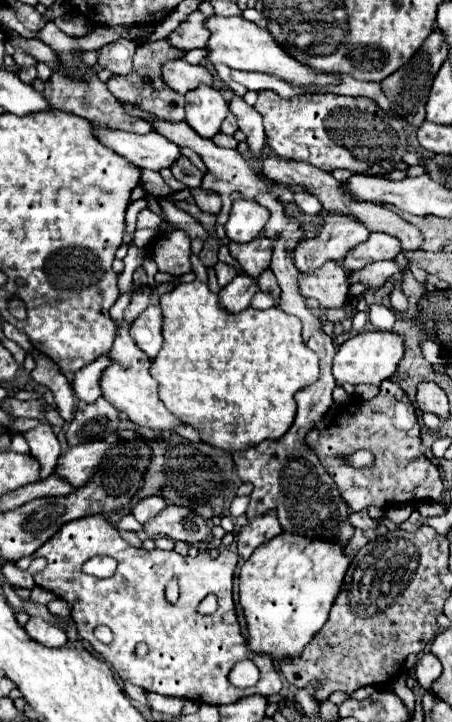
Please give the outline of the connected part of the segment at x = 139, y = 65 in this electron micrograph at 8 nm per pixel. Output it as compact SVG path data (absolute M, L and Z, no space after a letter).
M155 40L155 42L145 42L137 46L137 52L133 56L133 72L129 72L127 76L111 76L107 80L107 88L111 88L111 94L125 102L125 104L133 104L137 108L143 108L147 112L153 112L159 118L165 120L173 120L179 122L185 118L185 106L183 106L183 96L177 94L175 90L171 90L161 76L161 68L163 64L167 64L167 60L177 60L183 58L185 52L179 52L179 48L171 48L171 44L167 44L167 40Z

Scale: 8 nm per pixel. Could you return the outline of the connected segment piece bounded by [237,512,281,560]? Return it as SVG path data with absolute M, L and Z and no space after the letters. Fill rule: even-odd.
M265 512L263 516L249 520L247 526L243 526L237 534L237 550L241 558L247 560L259 544L275 538L277 534L281 534L281 526L277 522L275 512Z

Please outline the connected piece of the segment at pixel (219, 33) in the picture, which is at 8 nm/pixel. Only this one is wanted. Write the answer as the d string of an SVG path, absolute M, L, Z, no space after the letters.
M211 16L207 22L207 28L211 30L211 38L209 38L209 62L217 64L223 62L233 70L245 70L245 72L261 72L261 74L271 74L277 76L281 80L285 80L291 86L299 86L299 88L309 88L309 86L337 86L339 84L339 76L337 74L323 74L323 72L315 72L313 68L307 68L307 64L299 64L293 56L287 54L287 50L283 50L277 40L271 36L271 32L267 28L257 26L255 22L245 20L243 16L231 16L231 18L223 18L223 16Z

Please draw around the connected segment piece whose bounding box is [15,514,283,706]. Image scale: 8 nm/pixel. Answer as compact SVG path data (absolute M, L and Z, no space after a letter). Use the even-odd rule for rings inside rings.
M85 516L79 520L73 520L67 524L67 530L59 530L53 538L49 538L39 550L33 552L33 556L21 558L15 562L15 566L19 570L27 570L27 566L31 564L31 560L35 558L45 558L47 566L37 572L33 576L35 584L41 588L47 588L51 592L55 592L55 596L75 604L75 622L77 622L77 630L79 636L89 642L93 646L93 650L97 654L101 654L103 660L107 660L113 670L119 674L121 680L131 682L139 688L143 688L145 692L155 692L155 694L163 694L163 696L177 696L177 698L187 698L187 700L195 700L201 704L213 704L213 706L221 706L221 704L231 704L237 702L243 696L249 694L263 694L263 696L273 696L279 694L279 690L283 688L281 682L281 674L279 670L273 666L273 660L267 654L261 652L251 652L247 648L247 640L241 636L241 628L239 628L239 620L235 614L235 602L233 602L233 572L237 566L237 552L225 548L221 550L219 558L209 558L207 552L199 552L195 558L191 556L181 556L175 550L139 550L129 546L119 532L101 516ZM97 556L111 556L117 560L117 574L111 578L95 578L95 576L87 576L81 572L81 566ZM171 578L179 578L179 600L175 604L167 602L165 598L165 586ZM207 594L215 594L217 596L217 604L219 608L213 614L195 614L195 608L199 606L199 602L207 596ZM103 624L113 632L113 642L111 644L103 644L93 636L93 630ZM143 642L147 644L147 654L143 658L139 658L135 654L135 646ZM239 660L253 660L255 666L261 672L261 680L247 690L235 688L229 682L229 672L231 668L239 662Z

